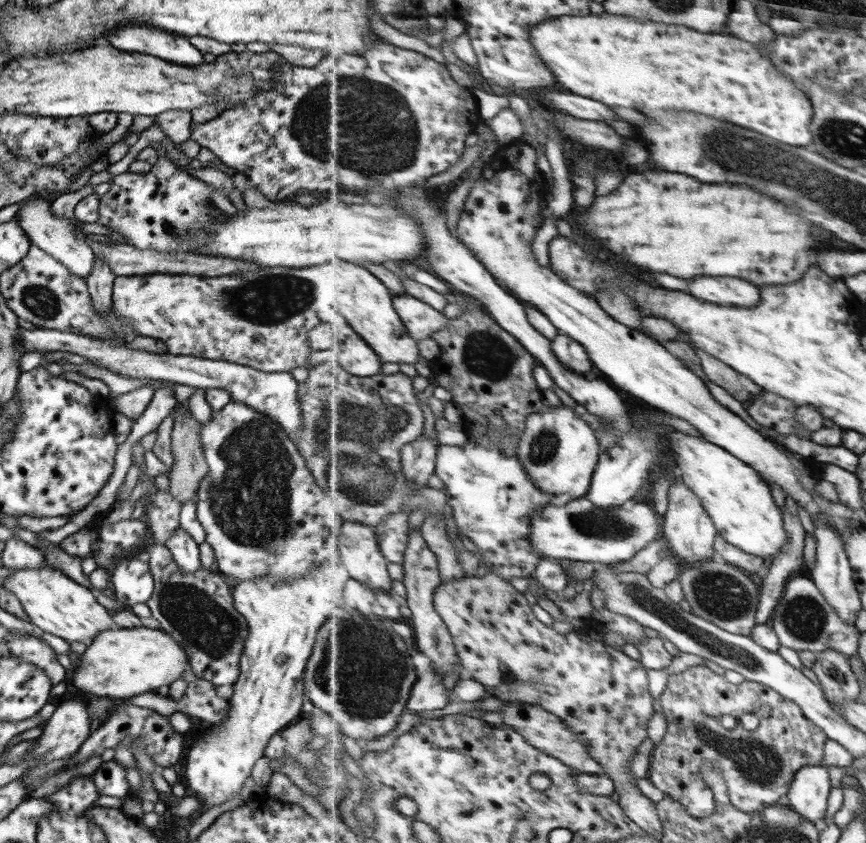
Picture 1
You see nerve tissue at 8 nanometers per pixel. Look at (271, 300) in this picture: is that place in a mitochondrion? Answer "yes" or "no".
yes

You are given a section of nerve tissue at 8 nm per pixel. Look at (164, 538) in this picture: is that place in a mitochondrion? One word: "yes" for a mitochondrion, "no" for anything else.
no

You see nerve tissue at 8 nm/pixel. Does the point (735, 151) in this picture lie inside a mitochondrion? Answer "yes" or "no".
yes

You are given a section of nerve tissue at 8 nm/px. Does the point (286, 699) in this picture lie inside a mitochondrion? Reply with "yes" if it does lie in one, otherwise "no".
no

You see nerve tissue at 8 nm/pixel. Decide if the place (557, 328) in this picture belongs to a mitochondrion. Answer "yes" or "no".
no

